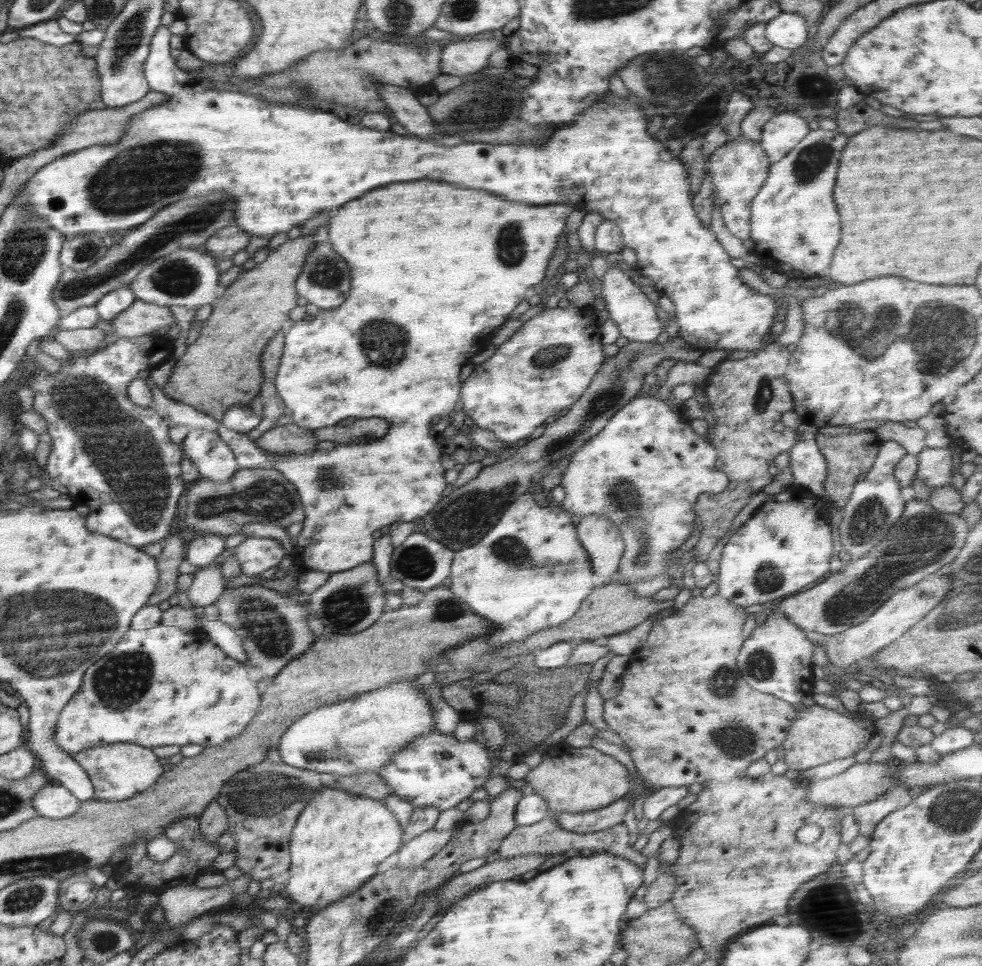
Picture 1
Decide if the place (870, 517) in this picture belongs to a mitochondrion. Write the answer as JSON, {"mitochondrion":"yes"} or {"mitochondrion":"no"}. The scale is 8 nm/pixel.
{"mitochondrion":"yes"}

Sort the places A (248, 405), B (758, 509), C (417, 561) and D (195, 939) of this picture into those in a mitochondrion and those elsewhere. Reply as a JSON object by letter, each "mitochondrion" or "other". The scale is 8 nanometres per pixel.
{"A":"other","B":"other","C":"mitochondrion","D":"other"}

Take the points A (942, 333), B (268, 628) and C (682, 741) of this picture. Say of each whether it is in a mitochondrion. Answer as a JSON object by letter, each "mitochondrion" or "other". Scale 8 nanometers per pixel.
{"A":"mitochondrion","B":"mitochondrion","C":"other"}

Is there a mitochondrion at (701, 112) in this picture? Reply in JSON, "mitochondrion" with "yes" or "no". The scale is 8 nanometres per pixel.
{"mitochondrion":"yes"}

